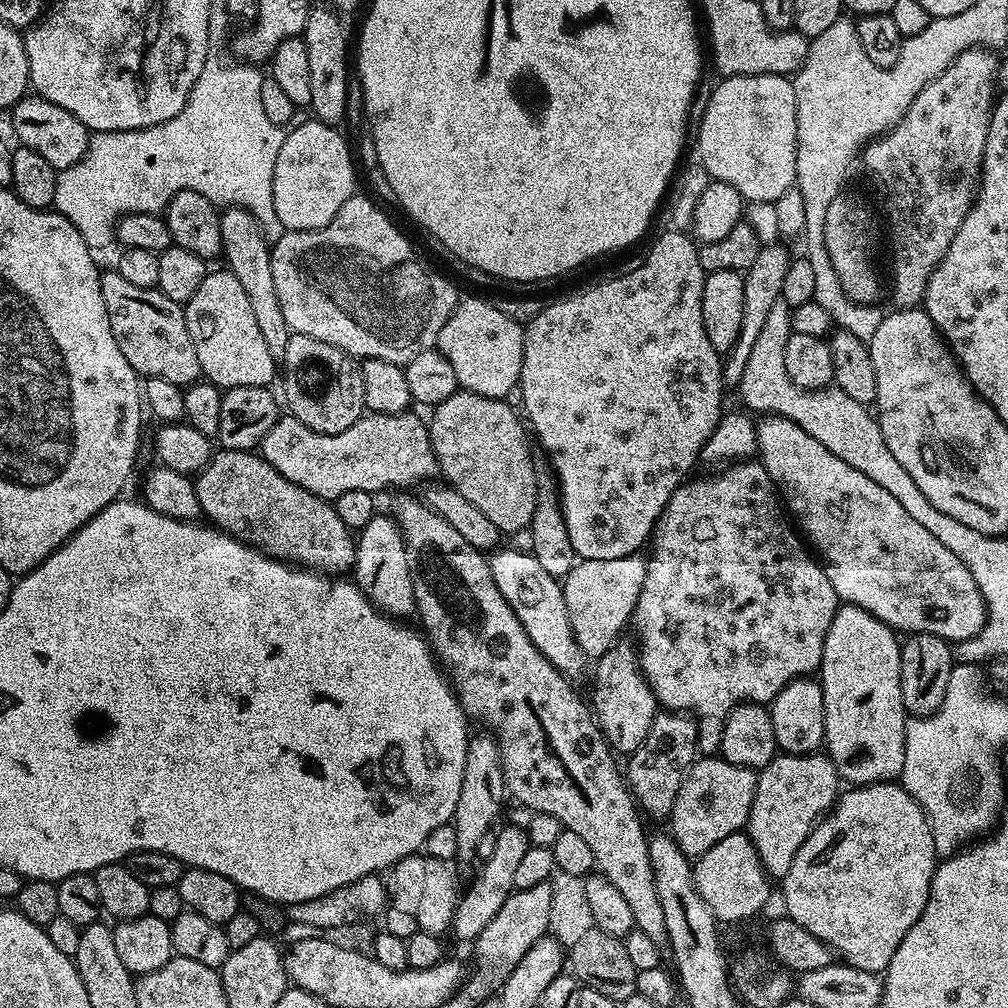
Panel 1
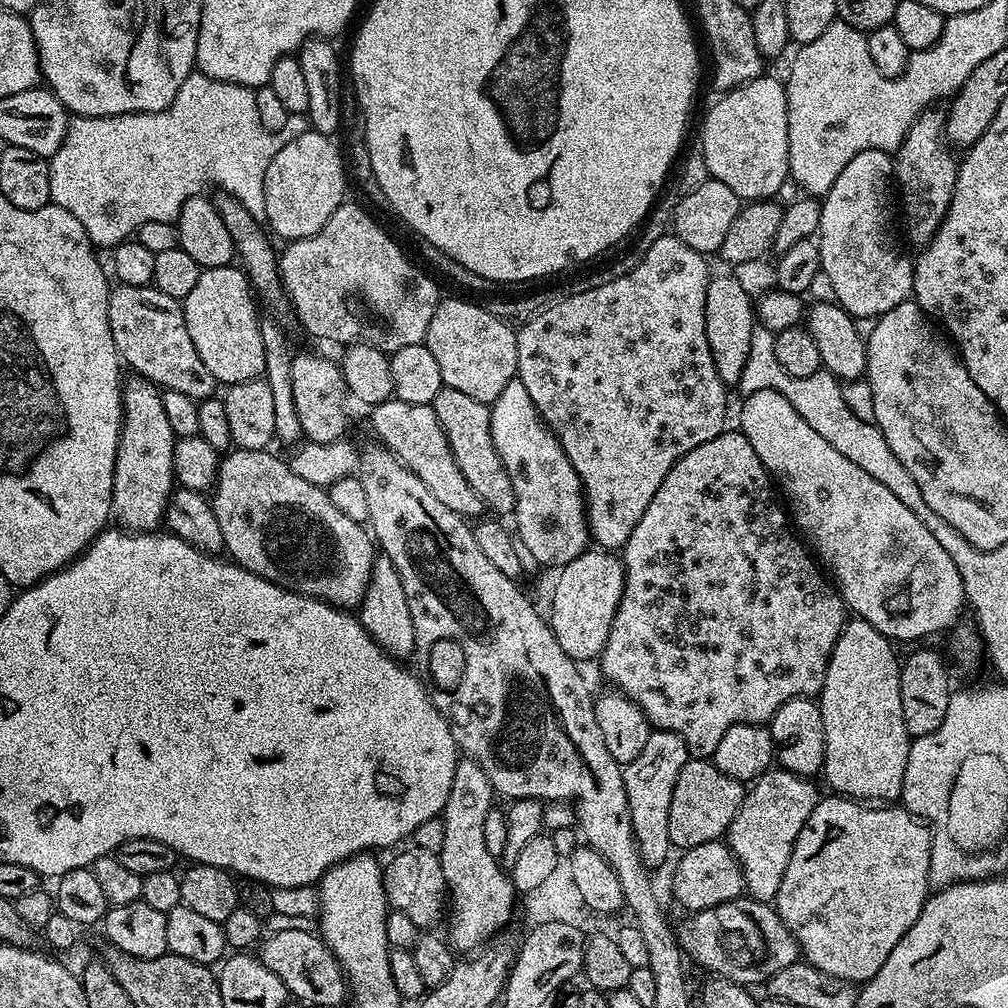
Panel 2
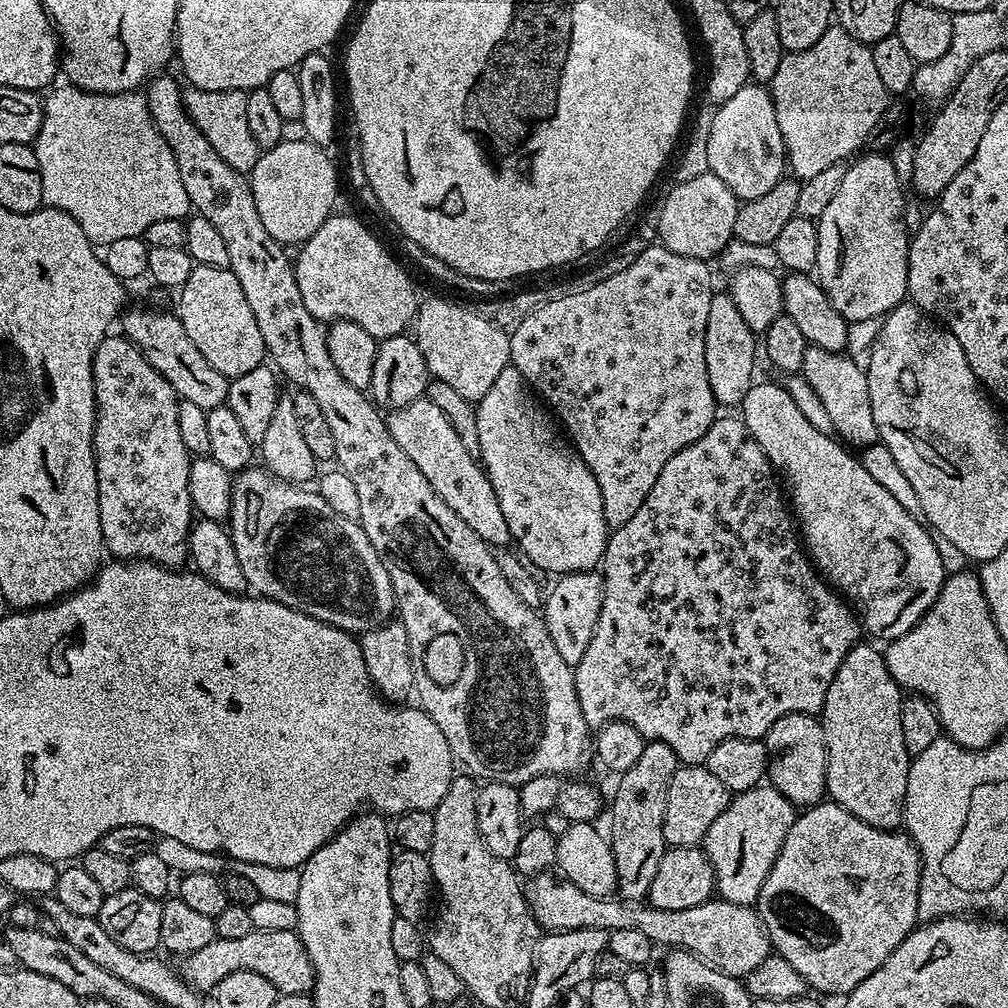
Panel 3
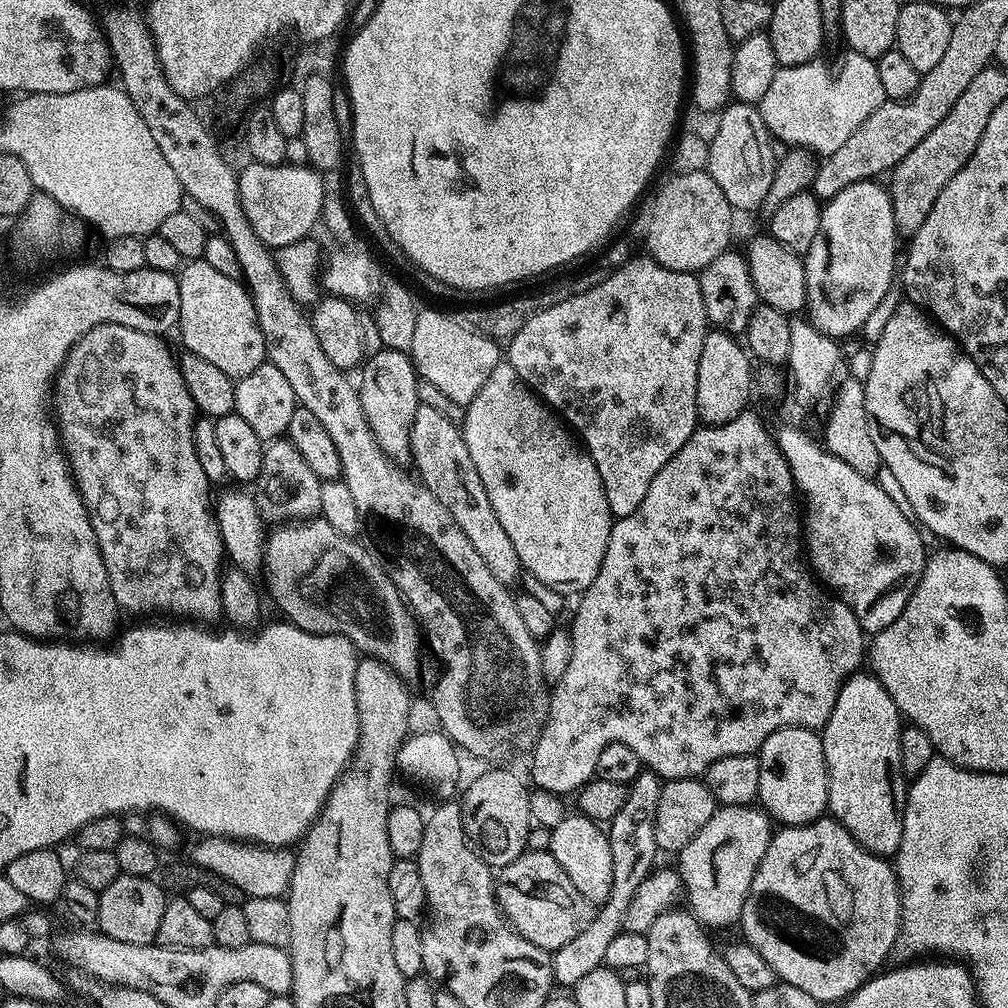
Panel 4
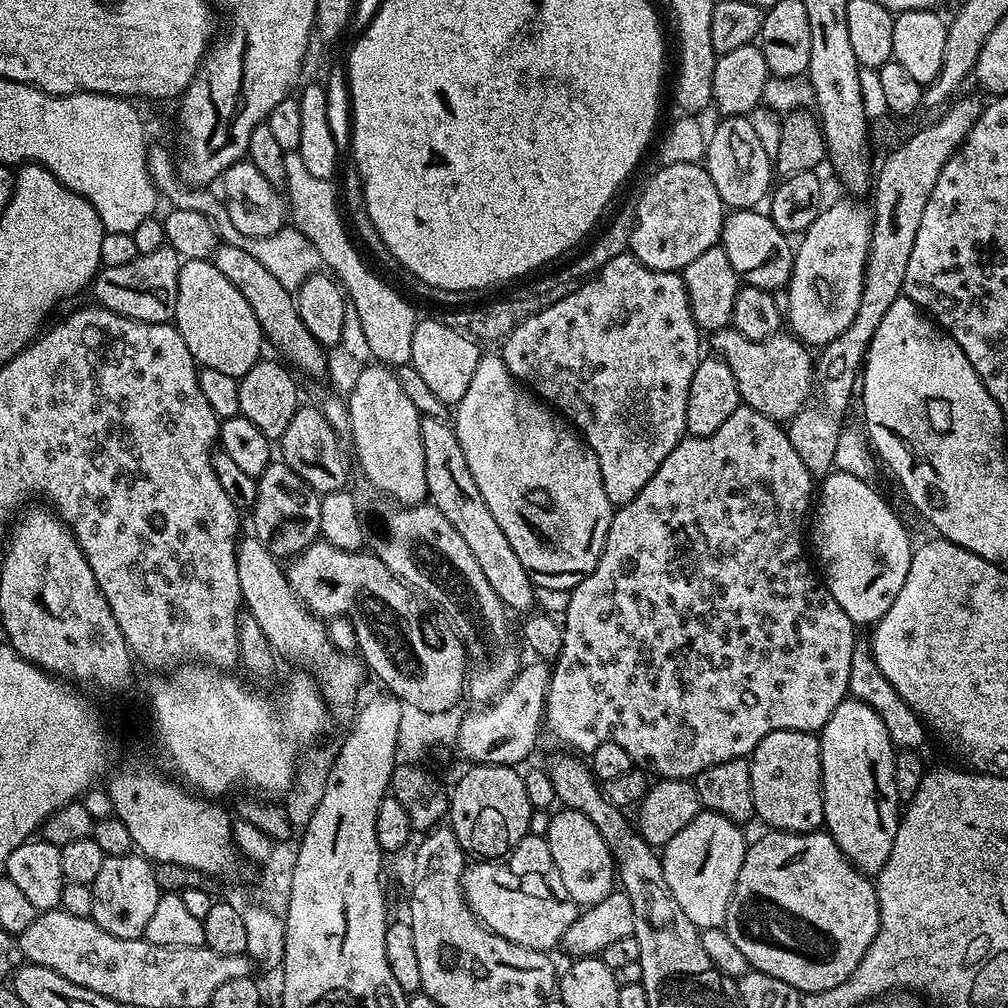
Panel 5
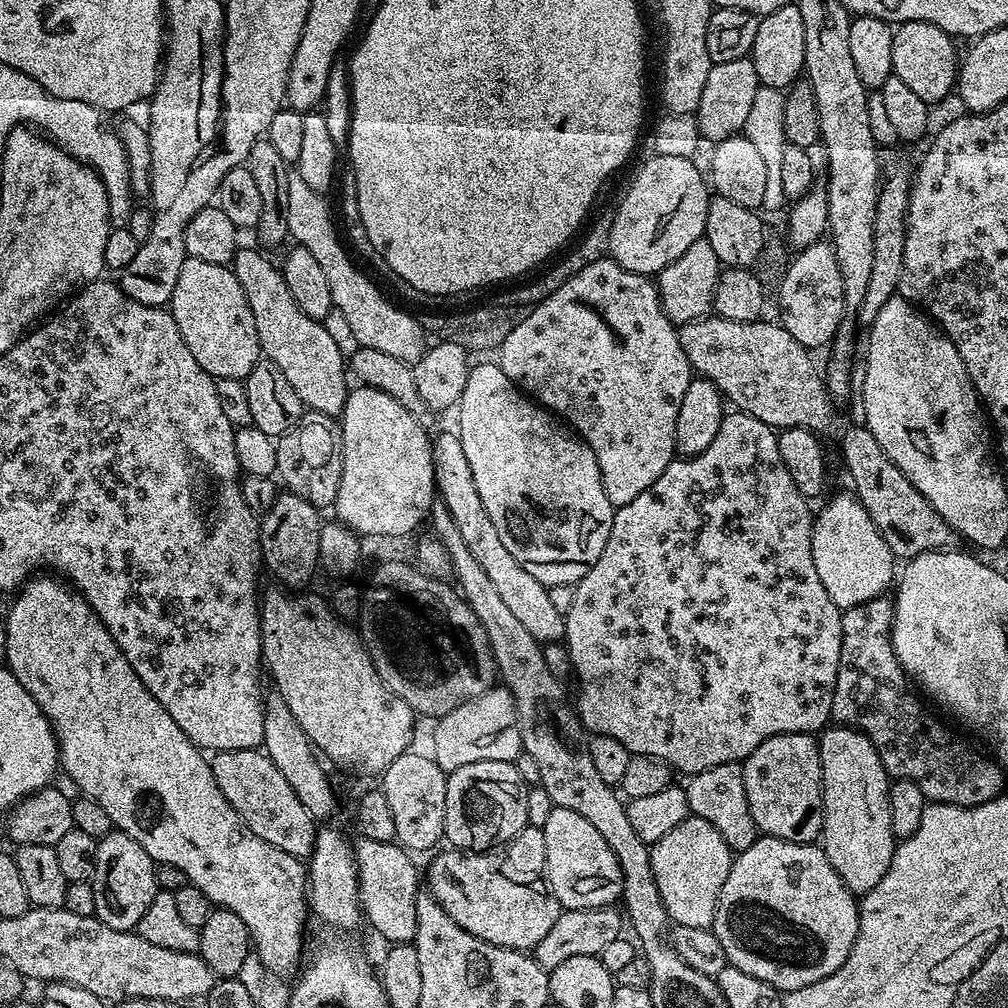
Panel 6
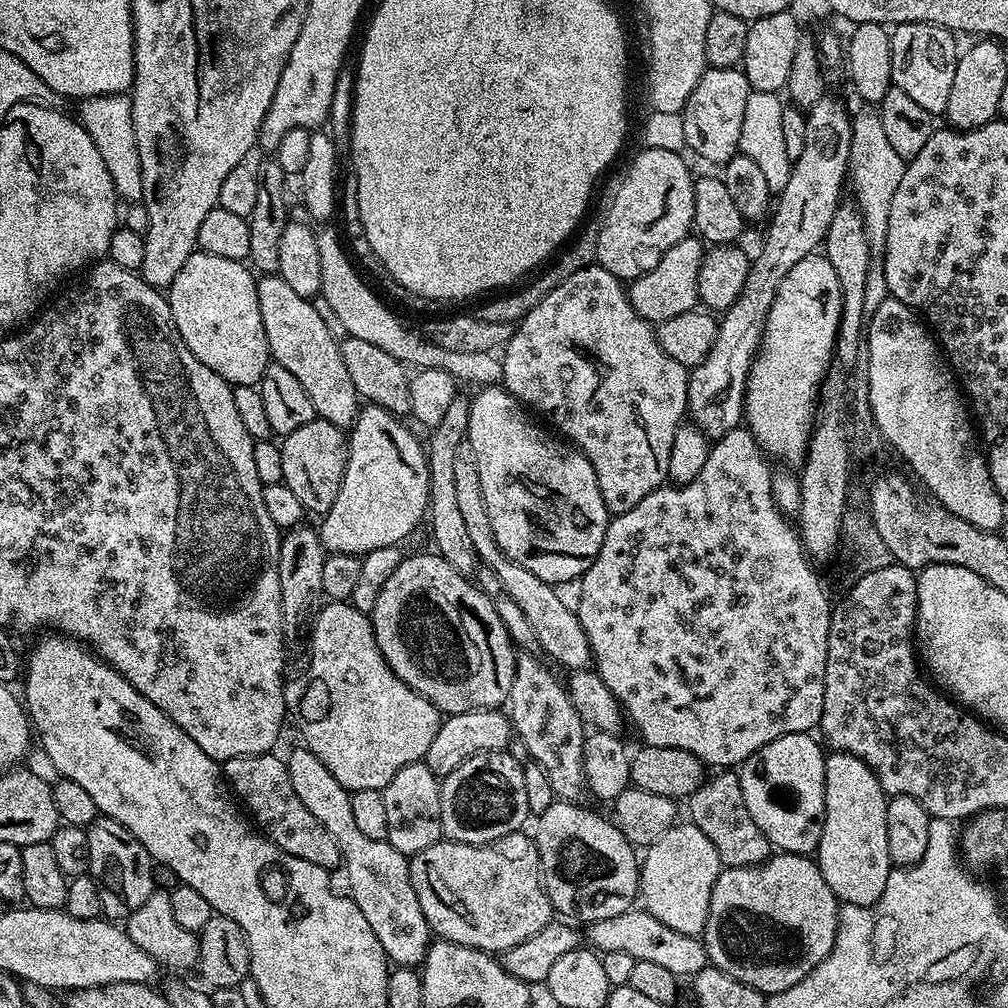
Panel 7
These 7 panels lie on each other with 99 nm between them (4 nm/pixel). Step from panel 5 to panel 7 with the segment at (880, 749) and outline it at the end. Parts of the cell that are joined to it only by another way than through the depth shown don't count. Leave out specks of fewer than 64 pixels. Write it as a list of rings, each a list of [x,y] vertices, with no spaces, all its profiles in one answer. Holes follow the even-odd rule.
[[[829,751],[824,758],[826,770],[826,810],[820,846],[814,856],[826,878],[826,886],[836,895],[837,901],[854,906],[870,906],[882,898],[886,878],[893,870],[893,862],[886,846],[886,810],[889,797],[882,790],[878,778],[857,756],[849,752]]]

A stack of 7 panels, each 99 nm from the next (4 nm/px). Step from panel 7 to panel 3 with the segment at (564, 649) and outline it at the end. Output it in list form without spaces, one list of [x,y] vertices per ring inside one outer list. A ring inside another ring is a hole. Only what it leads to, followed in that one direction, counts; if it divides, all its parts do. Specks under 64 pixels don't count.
[[[427,398],[410,402],[401,408],[393,408],[387,413],[388,429],[406,450],[406,458],[422,470],[422,475],[434,486],[438,498],[474,530],[488,545],[496,550],[504,550],[513,543],[510,526],[506,526],[506,518],[502,515],[502,506],[498,506],[498,494],[494,494],[494,486],[488,473],[484,471],[481,461],[473,452],[462,446],[462,438],[458,438],[458,430],[442,414],[442,409],[434,406]]]

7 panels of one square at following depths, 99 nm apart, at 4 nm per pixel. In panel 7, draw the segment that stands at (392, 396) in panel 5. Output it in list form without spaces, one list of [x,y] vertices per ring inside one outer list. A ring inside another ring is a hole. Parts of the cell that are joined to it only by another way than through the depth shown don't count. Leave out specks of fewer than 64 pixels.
[[[365,403],[363,407],[357,411],[356,421],[352,423],[348,441],[348,461],[346,462],[346,470],[342,478],[342,486],[338,486],[338,494],[334,498],[334,506],[330,506],[330,510],[323,513],[321,524],[318,524],[320,540],[324,544],[325,553],[341,552],[342,554],[350,554],[351,556],[363,557],[364,553],[381,548],[382,546],[390,546],[391,544],[399,545],[400,540],[404,540],[419,524],[425,519],[428,511],[428,454],[425,445],[407,428],[405,421],[399,416],[395,416],[393,412],[387,412],[382,406],[377,404]]]

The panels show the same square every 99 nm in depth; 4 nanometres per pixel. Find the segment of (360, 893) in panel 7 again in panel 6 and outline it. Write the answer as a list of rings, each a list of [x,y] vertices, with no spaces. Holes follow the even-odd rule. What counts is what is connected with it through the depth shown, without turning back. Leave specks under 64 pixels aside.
[[[272,690],[264,698],[264,742],[263,751],[267,752],[269,758],[282,770],[286,782],[298,794],[298,802],[310,810],[310,814],[316,817],[317,821],[324,822],[328,815],[336,808],[336,792],[332,789],[332,780],[328,772],[323,768],[321,757],[313,748],[302,726],[298,726],[298,718],[290,714],[290,706],[280,697],[280,693]],[[357,839],[354,844],[360,879],[360,910],[372,928],[389,945],[411,944],[416,939],[416,897],[422,890],[422,876],[416,873],[411,855],[395,842]]]

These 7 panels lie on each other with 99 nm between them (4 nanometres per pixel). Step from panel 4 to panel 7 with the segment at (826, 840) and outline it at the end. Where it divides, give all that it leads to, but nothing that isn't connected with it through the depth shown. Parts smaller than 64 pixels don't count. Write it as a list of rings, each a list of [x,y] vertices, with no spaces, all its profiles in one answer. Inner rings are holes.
[[[780,852],[779,854],[769,855],[768,859],[759,866],[725,867],[718,874],[718,882],[714,882],[714,890],[710,894],[710,910],[708,911],[702,937],[704,948],[708,951],[711,967],[730,974],[730,978],[738,978],[738,982],[742,982],[754,990],[773,996],[782,990],[790,990],[790,986],[802,982],[802,978],[806,978],[806,974],[810,974],[810,970],[814,966],[818,966],[818,962],[822,962],[832,952],[834,938],[838,930],[838,922],[840,921],[840,909],[841,905],[838,903],[836,895],[830,890],[830,886],[826,886],[826,878],[822,878],[822,870],[819,863],[807,855]]]

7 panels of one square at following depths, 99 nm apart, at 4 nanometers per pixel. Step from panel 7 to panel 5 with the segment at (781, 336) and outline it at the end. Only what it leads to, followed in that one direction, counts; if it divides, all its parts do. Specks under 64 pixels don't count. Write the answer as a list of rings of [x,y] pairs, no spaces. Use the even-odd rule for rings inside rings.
[[[840,200],[829,208],[827,205],[816,223],[799,237],[800,245],[797,243],[794,248],[792,277],[786,285],[786,320],[792,323],[791,331],[808,346],[823,346],[838,338],[838,334],[854,322],[858,302],[862,302],[872,217],[860,202],[848,200]]]

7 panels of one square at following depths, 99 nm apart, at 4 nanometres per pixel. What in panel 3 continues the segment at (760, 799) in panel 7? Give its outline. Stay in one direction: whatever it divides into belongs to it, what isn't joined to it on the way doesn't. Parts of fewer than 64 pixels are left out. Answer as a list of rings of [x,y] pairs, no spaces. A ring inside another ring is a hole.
[[[801,712],[786,714],[774,722],[767,734],[768,771],[771,787],[777,788],[794,806],[811,806],[825,799],[828,783],[828,751],[824,741],[824,725],[816,716]]]

